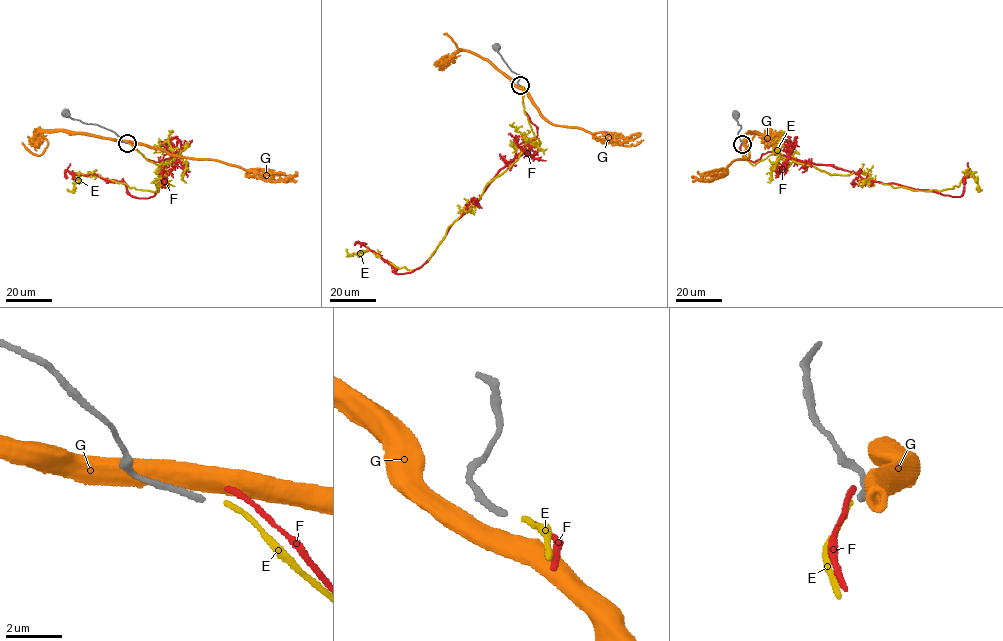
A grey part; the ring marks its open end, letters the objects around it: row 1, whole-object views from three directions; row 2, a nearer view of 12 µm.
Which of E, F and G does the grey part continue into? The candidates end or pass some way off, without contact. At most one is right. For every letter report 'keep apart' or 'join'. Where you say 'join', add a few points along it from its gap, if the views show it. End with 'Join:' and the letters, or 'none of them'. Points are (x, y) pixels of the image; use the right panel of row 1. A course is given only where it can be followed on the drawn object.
E: join; course (741, 144), (753, 165), (776, 153), (830, 174), (860, 172), (914, 190), (954, 188), (973, 173), (976, 190)
F: keep apart
G: keep apart
Join: E

